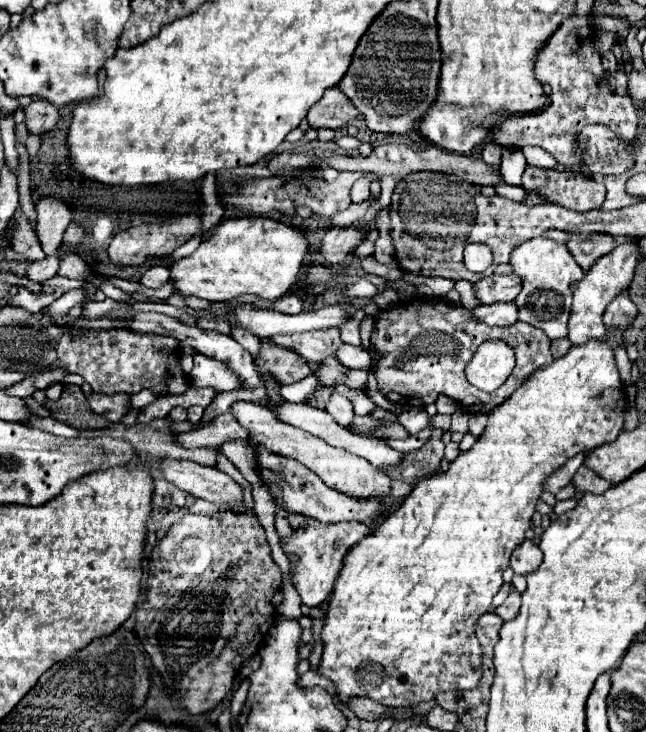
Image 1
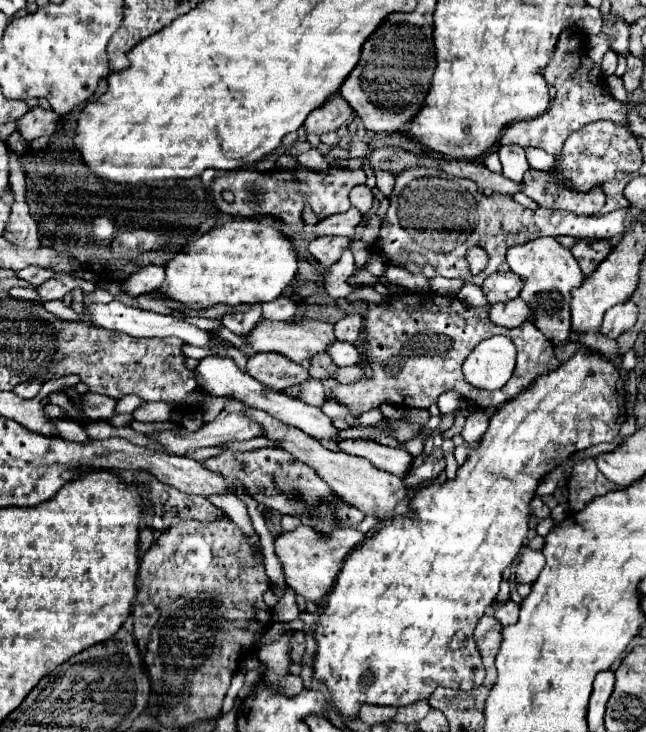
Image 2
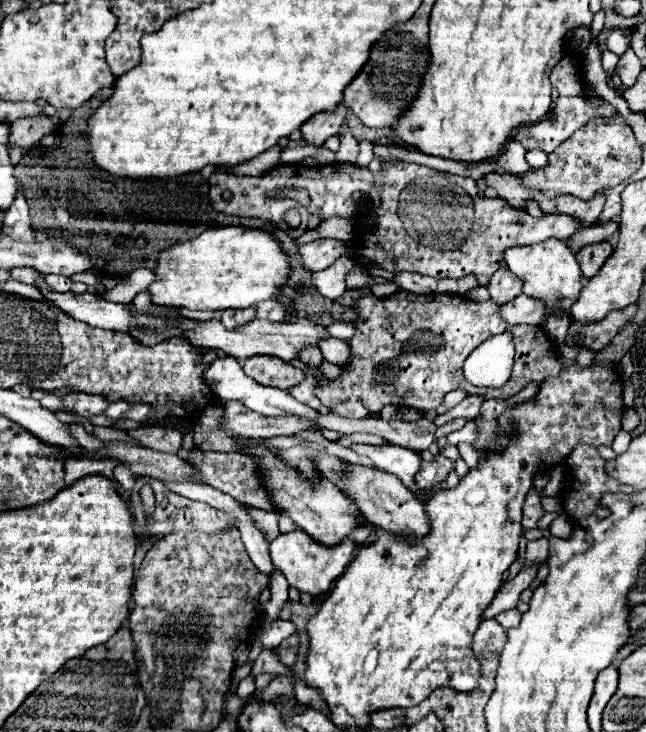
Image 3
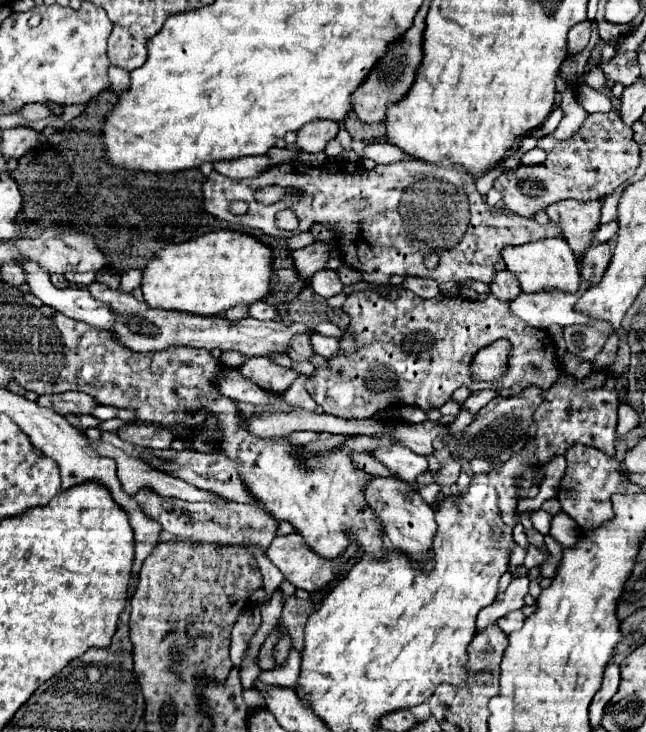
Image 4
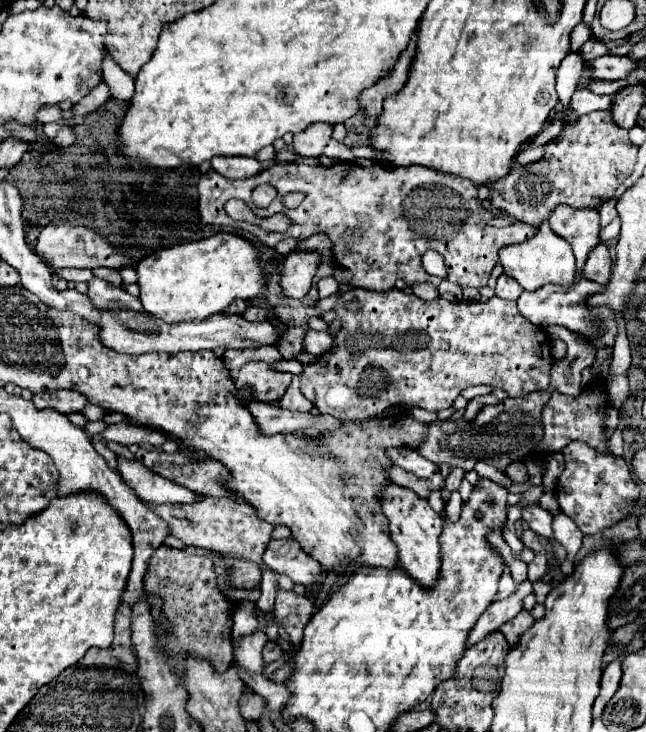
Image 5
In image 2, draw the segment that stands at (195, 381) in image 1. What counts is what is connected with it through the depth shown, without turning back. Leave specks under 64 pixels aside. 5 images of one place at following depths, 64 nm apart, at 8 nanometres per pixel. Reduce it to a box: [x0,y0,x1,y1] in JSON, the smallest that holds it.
[194,356,414,478]

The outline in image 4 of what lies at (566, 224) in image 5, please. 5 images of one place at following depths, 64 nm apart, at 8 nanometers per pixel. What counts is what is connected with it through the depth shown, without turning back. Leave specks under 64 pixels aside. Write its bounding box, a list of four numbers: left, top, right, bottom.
[546,200,602,260]

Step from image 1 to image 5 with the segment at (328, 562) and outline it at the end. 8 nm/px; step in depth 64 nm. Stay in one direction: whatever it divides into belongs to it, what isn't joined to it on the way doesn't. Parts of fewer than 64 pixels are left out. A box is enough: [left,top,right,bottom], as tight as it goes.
[262,538,324,586]

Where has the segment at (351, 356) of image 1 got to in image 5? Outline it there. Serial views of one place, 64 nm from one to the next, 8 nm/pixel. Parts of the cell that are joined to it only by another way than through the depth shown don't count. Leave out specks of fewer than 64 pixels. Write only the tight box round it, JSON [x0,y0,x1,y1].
[304,330,332,356]

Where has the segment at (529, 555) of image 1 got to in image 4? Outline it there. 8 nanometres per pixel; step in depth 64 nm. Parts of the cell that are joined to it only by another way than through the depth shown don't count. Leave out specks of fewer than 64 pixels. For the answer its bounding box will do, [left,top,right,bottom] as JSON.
[476,576,530,632]

